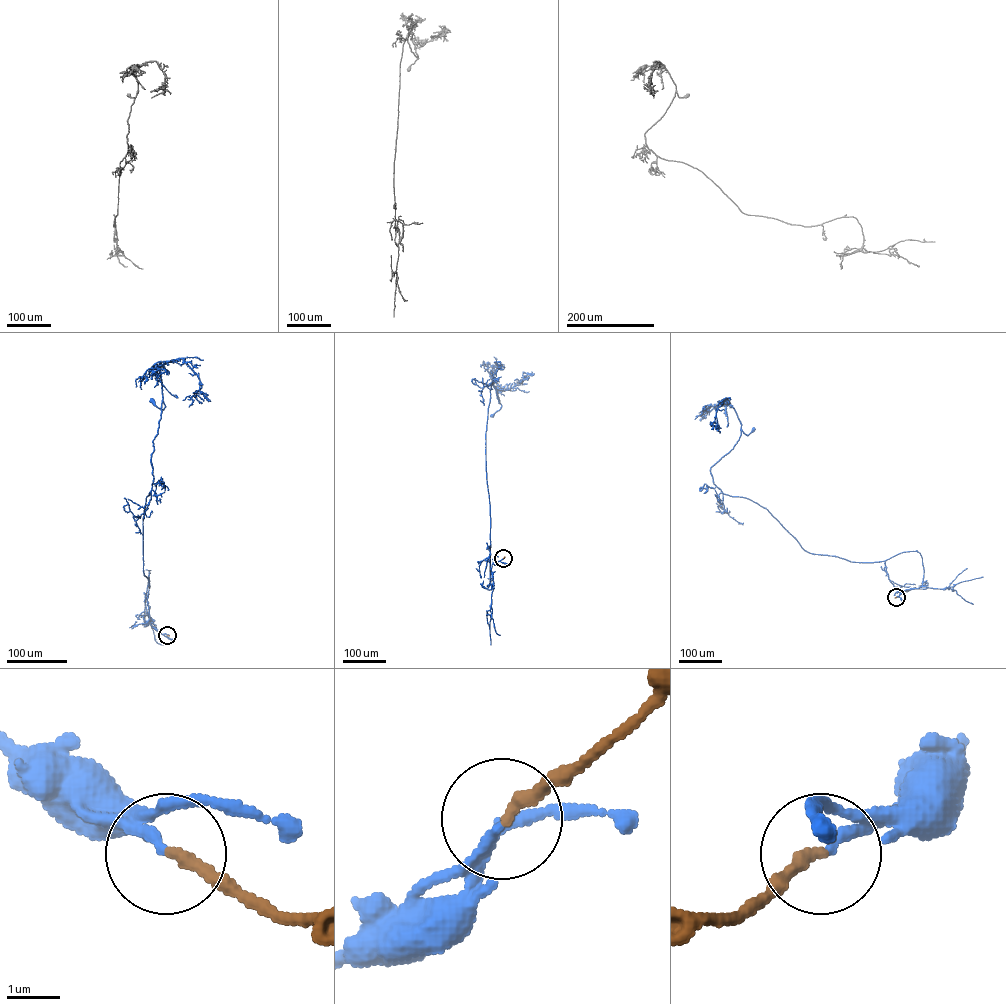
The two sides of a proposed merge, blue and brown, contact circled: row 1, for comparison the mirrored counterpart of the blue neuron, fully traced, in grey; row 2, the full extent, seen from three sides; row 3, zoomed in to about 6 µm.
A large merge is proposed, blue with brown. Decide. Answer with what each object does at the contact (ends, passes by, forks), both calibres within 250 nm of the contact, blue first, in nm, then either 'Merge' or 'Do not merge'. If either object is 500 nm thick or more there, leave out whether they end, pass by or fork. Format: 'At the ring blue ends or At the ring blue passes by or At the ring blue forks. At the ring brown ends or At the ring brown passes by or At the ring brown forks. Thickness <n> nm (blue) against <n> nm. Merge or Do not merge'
At the ring blue passes by. At the ring brown ends. Thickness 130 nm (blue) against 240 nm. Merge

